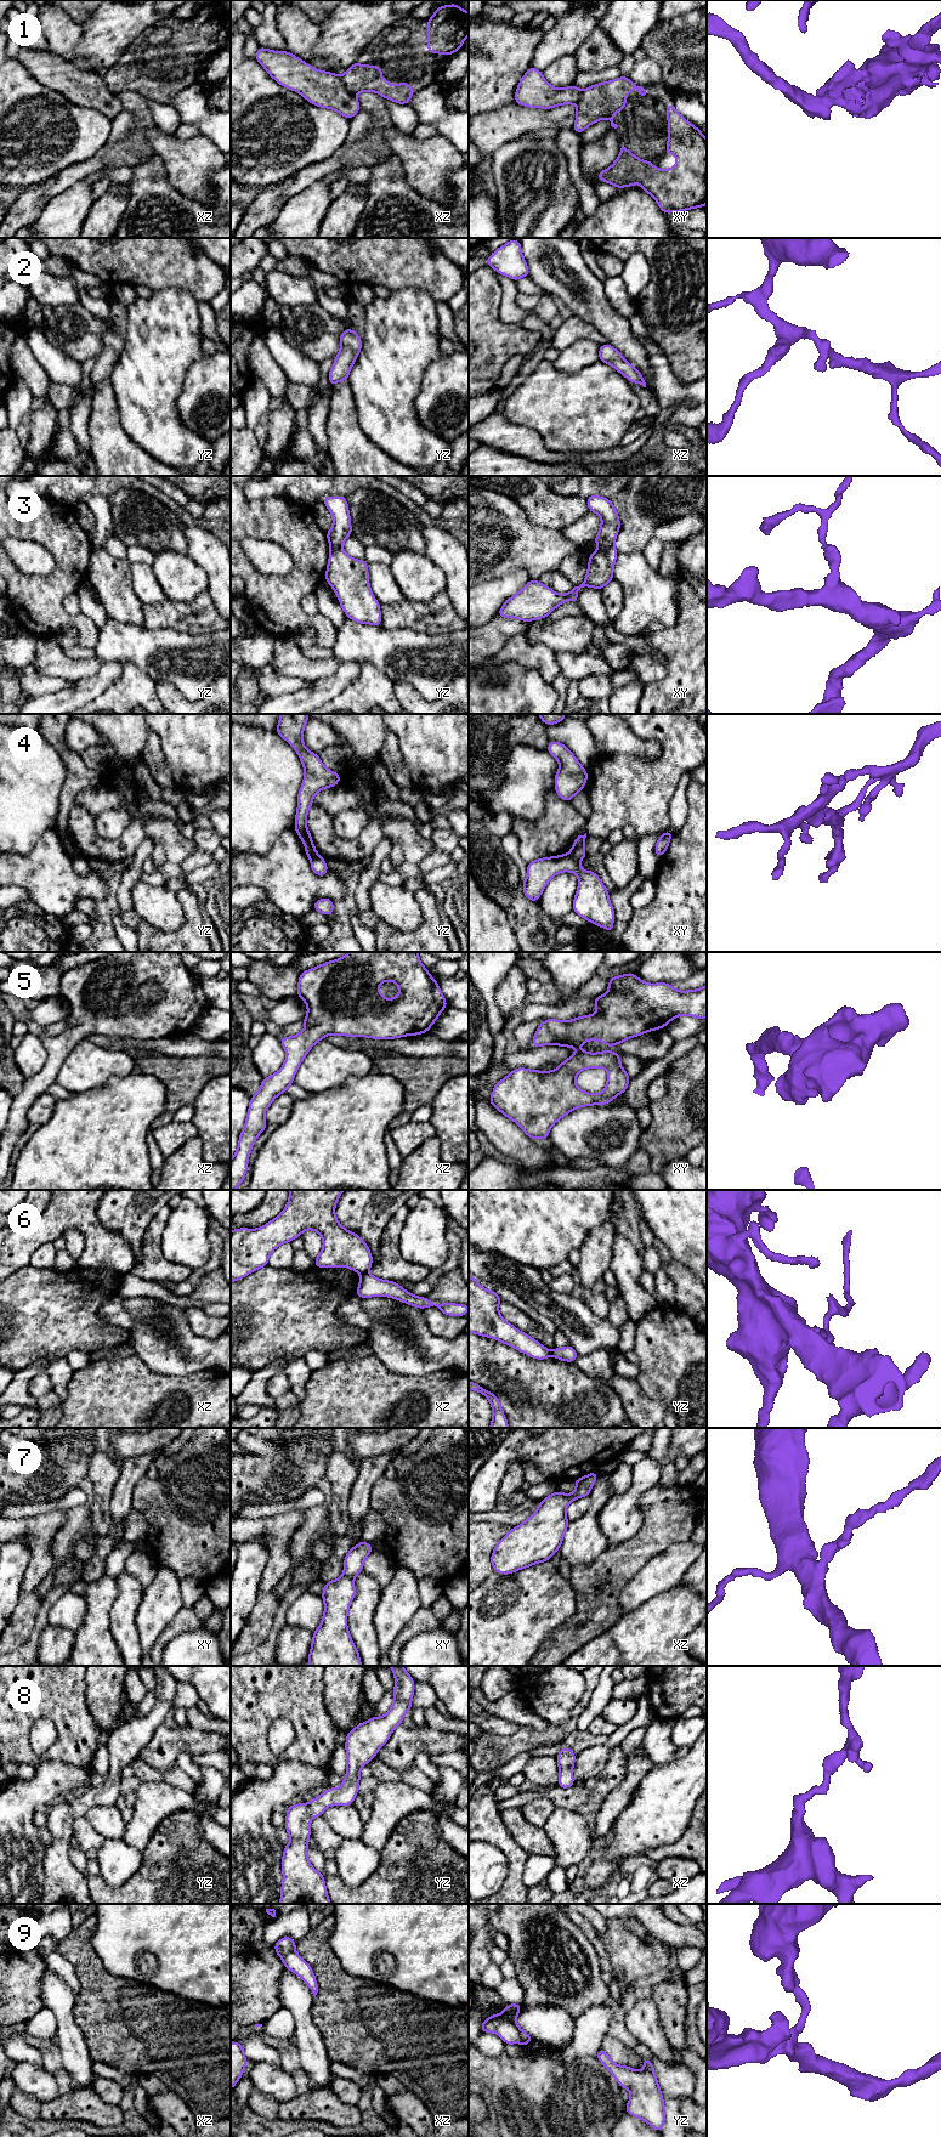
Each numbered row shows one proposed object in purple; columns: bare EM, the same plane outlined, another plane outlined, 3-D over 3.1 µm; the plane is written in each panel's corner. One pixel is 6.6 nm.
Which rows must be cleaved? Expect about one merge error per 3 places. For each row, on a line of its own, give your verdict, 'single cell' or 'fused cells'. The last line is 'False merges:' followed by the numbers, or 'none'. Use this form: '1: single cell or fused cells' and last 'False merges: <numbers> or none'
1: single cell
2: single cell
3: fused cells
4: fused cells
5: single cell
6: fused cells
7: fused cells
8: single cell
9: fused cells
False merges: 3, 4, 6, 7, 9

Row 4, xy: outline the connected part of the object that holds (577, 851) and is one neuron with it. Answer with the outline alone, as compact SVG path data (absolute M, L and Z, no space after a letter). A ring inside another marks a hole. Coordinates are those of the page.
M586 833L584 835L578 835L571 848L569 855L577 861L584 860L586 857L584 849L585 838Z

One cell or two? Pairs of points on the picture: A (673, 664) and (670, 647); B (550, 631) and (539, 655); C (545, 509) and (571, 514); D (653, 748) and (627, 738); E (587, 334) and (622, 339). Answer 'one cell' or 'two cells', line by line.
A: one cell
B: two cells
C: one cell
D: one cell
E: two cells

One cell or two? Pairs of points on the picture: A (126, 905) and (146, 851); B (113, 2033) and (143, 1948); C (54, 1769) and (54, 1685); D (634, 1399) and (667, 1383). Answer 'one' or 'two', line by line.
A: one
B: two
C: two
D: two

